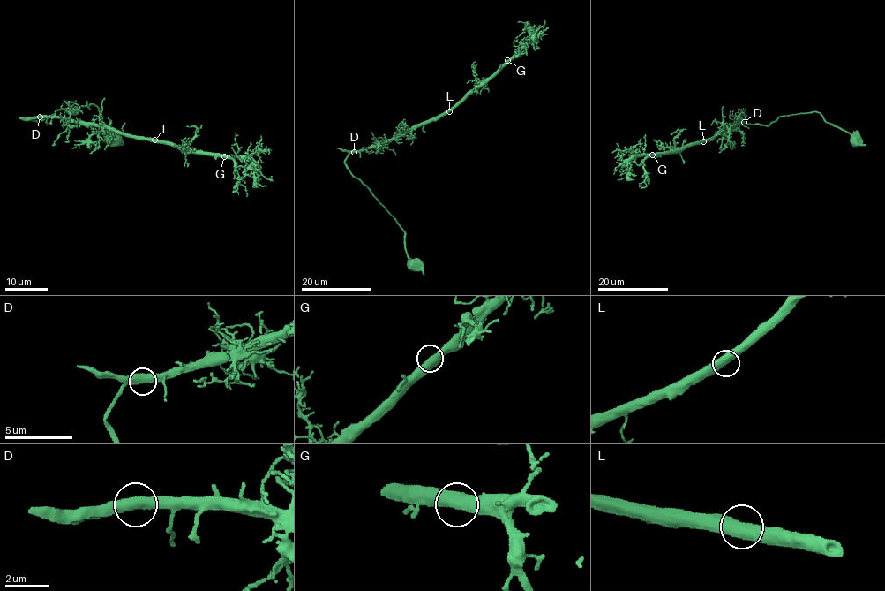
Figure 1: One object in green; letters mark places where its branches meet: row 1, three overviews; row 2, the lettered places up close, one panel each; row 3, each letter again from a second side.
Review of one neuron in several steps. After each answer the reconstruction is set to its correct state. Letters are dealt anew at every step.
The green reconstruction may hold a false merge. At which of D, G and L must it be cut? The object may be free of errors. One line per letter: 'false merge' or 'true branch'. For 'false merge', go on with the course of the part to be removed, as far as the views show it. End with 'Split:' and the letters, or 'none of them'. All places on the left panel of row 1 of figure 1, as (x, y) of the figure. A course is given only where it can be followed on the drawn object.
D: true branch
G: true branch
L: true branch
Split: none of them

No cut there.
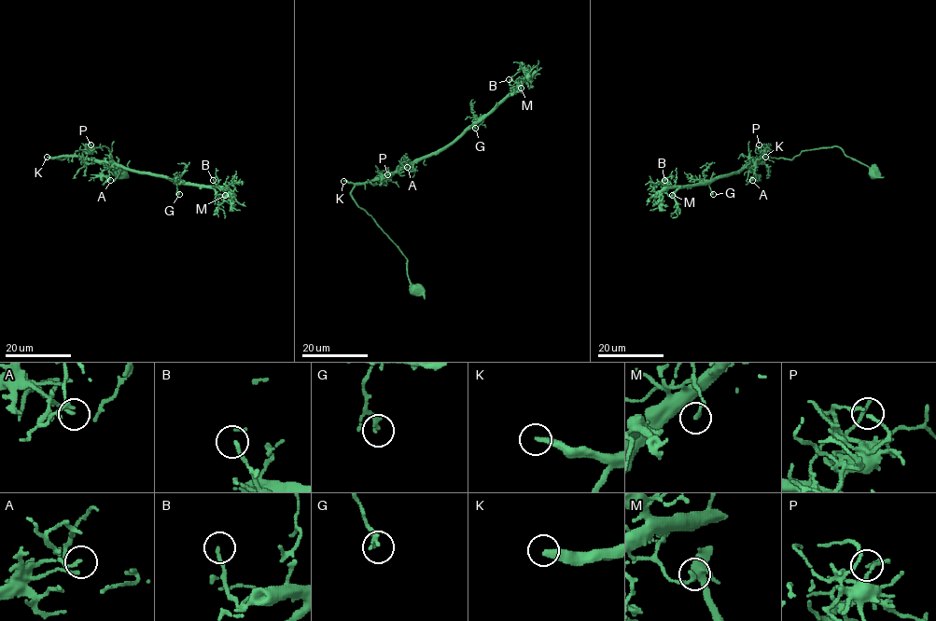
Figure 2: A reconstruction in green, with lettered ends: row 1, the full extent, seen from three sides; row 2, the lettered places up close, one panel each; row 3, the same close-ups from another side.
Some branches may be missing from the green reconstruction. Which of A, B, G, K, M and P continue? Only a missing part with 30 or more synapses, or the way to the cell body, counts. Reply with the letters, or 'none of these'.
K

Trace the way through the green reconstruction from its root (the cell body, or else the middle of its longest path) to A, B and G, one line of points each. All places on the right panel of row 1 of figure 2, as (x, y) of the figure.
A: (873, 172), (839, 147), (828, 146), (803, 150), (792, 158), (764, 157), (748, 166), (752, 180)
B: (873, 172), (839, 147), (828, 146), (803, 150), (792, 158), (764, 157), (707, 182), (667, 187), (664, 180)
G: (873, 172), (838, 146), (819, 147), (792, 158), (751, 161), (715, 178), (708, 185), (713, 194)

